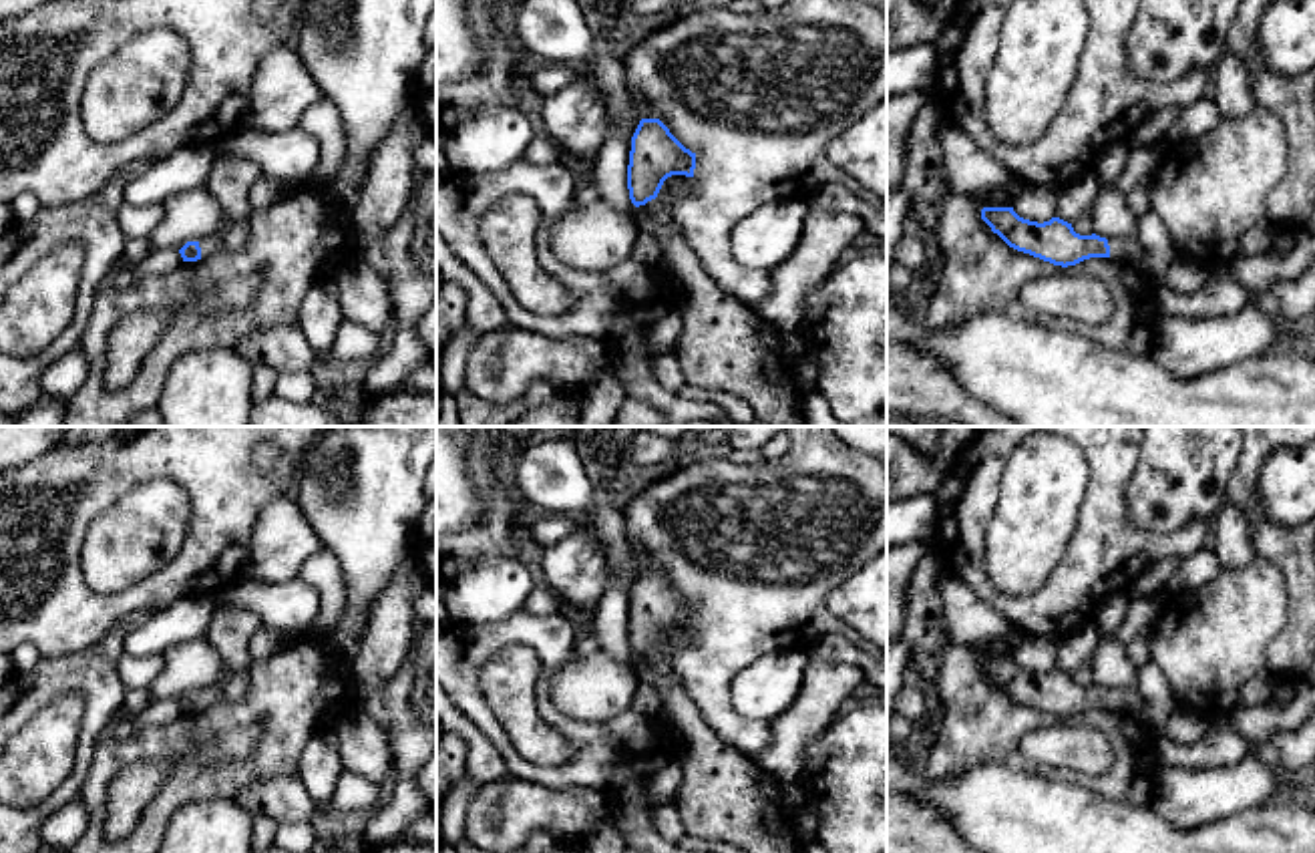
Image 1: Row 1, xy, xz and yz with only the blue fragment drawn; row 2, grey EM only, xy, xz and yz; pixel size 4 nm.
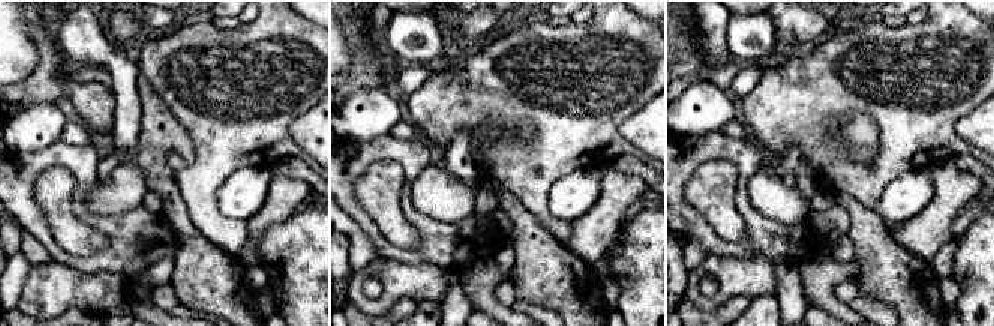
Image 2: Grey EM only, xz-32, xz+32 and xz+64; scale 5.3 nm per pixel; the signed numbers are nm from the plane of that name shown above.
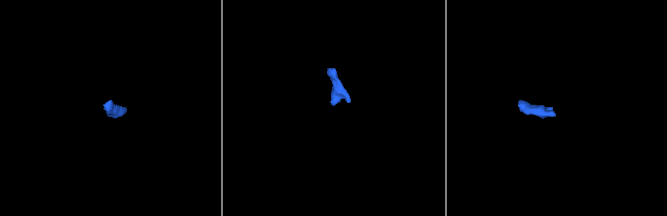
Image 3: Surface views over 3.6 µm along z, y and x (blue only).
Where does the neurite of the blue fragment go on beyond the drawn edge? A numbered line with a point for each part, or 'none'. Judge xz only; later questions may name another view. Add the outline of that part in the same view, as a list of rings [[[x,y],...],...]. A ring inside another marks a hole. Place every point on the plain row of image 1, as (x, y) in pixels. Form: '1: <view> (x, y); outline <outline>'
1: xz (724, 795); outline [[[660,650],[635,658],[635,670],[660,690],[676,726],[684,779],[674,803],[686,831],[746,853],[804,853],[784,783],[722,740]]]

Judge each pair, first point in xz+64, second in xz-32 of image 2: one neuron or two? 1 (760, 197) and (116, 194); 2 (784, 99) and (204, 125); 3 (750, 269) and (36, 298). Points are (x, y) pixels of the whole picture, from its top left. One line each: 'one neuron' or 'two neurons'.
1: one neuron
2: one neuron
3: one neuron

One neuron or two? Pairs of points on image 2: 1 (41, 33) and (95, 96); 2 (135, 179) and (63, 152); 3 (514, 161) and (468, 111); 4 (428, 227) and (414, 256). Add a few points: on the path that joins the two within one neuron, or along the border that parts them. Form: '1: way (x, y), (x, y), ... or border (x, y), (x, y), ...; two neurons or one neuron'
1: way (48, 53), (50, 68), (75, 92); one neuron
2: border (98, 178), (86, 202), (86, 208), (90, 212); two neurons
3: way (540, 138), (540, 126), (523, 110), (495, 110); one neuron
4: way (428, 235), (428, 244), (422, 250); one neuron

